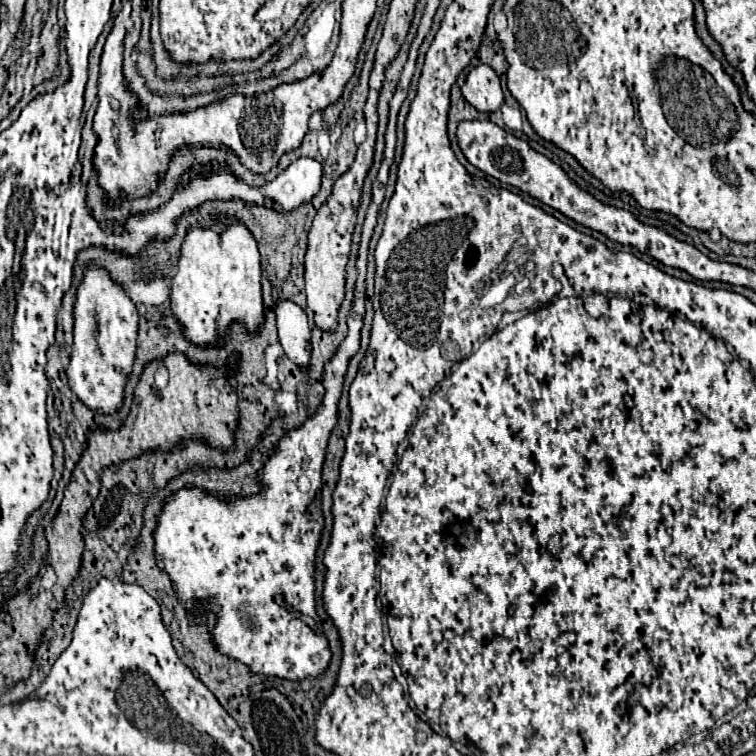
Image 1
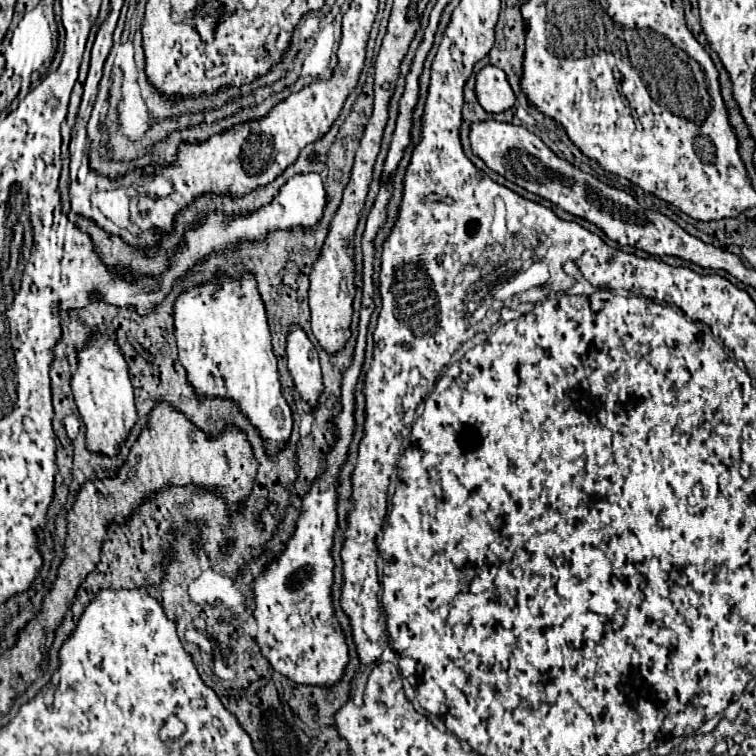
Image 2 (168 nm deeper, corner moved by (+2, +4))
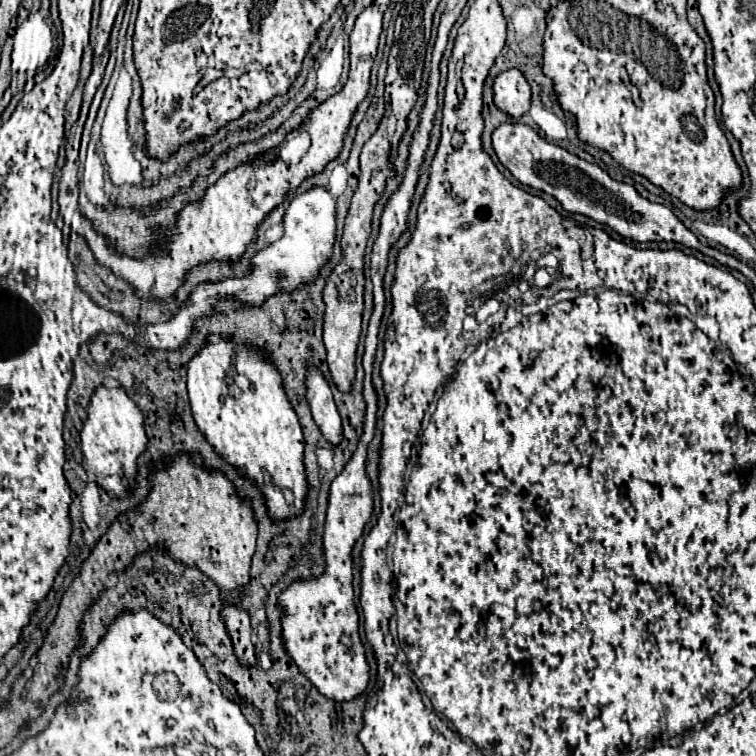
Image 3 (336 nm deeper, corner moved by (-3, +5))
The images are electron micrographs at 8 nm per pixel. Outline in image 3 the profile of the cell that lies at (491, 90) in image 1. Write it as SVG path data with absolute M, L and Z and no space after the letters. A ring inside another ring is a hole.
M506 70L494 80L494 102L512 118L520 118L530 110L532 90L520 70Z

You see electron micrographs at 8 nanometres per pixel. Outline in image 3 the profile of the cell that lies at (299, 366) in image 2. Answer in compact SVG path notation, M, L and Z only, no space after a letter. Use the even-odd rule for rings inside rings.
M320 370L308 372L308 404L312 408L314 422L318 424L322 436L332 444L338 446L342 442L342 418L336 410L332 390Z

